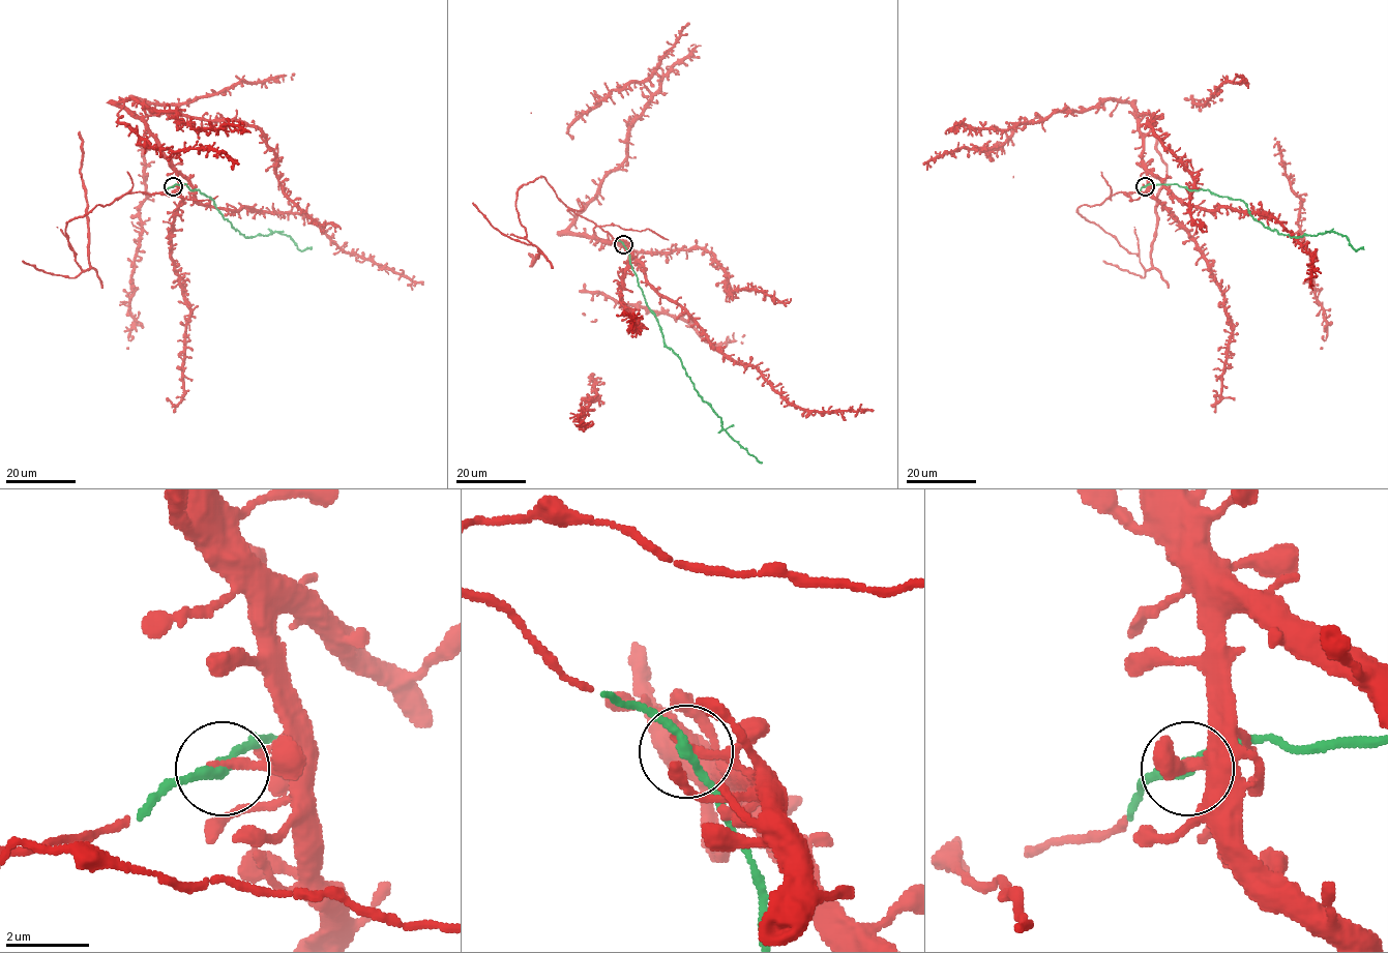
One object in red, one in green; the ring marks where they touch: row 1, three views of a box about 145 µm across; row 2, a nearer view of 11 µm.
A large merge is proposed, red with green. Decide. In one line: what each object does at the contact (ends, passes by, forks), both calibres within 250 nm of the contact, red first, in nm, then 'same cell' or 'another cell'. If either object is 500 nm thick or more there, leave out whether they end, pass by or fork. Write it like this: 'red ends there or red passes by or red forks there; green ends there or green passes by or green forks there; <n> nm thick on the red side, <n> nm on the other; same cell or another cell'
red ends there; green passes by; 220 nm thick on the red side, 240 nm on the other; same cell

